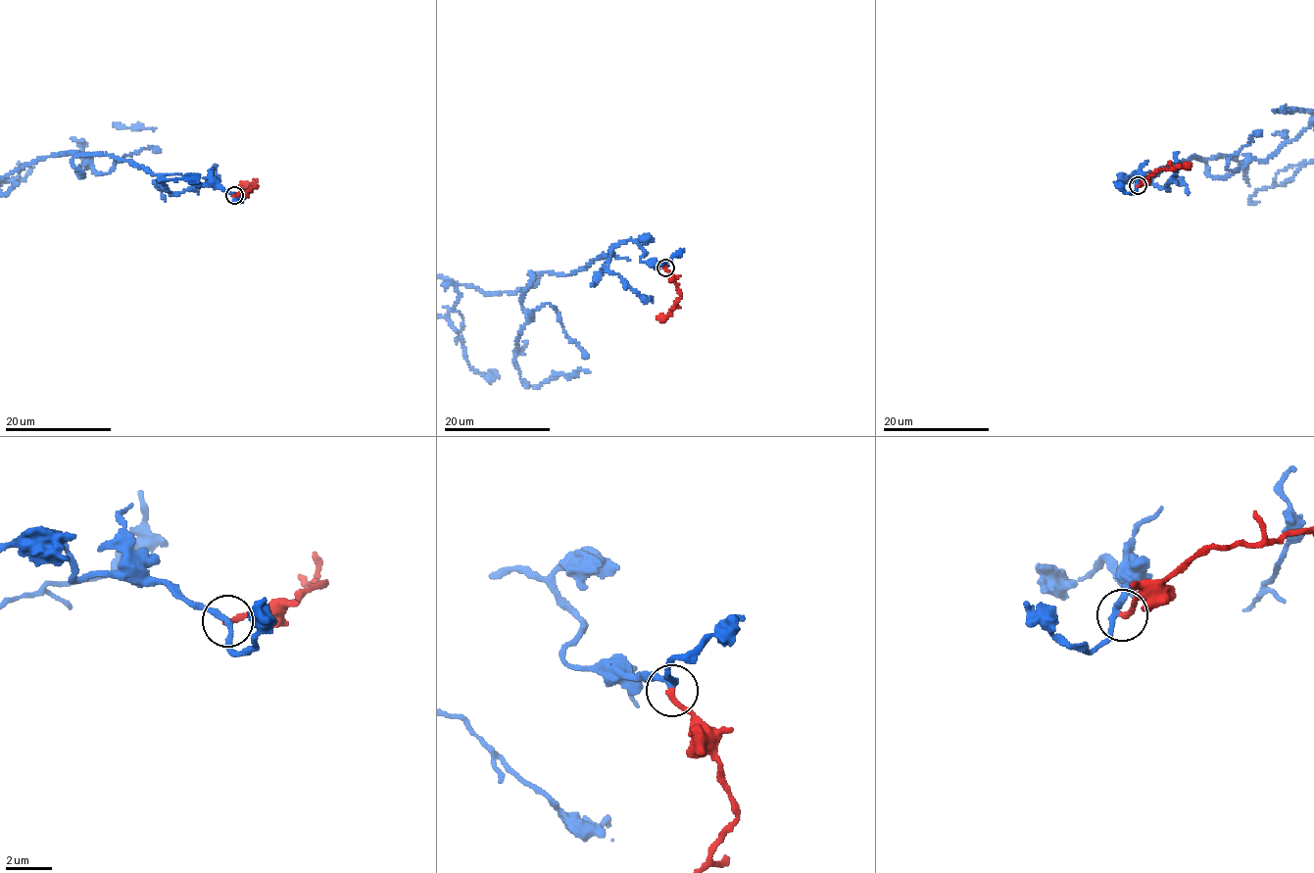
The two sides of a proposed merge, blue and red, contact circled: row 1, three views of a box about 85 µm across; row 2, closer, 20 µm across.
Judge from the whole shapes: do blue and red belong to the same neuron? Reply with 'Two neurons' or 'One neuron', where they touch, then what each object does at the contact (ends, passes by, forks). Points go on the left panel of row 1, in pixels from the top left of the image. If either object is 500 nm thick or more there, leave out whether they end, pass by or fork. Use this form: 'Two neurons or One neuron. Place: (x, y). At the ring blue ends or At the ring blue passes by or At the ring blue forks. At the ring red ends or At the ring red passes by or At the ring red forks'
One neuron. Place: (234, 195). At the ring blue passes by. At the ring red ends

